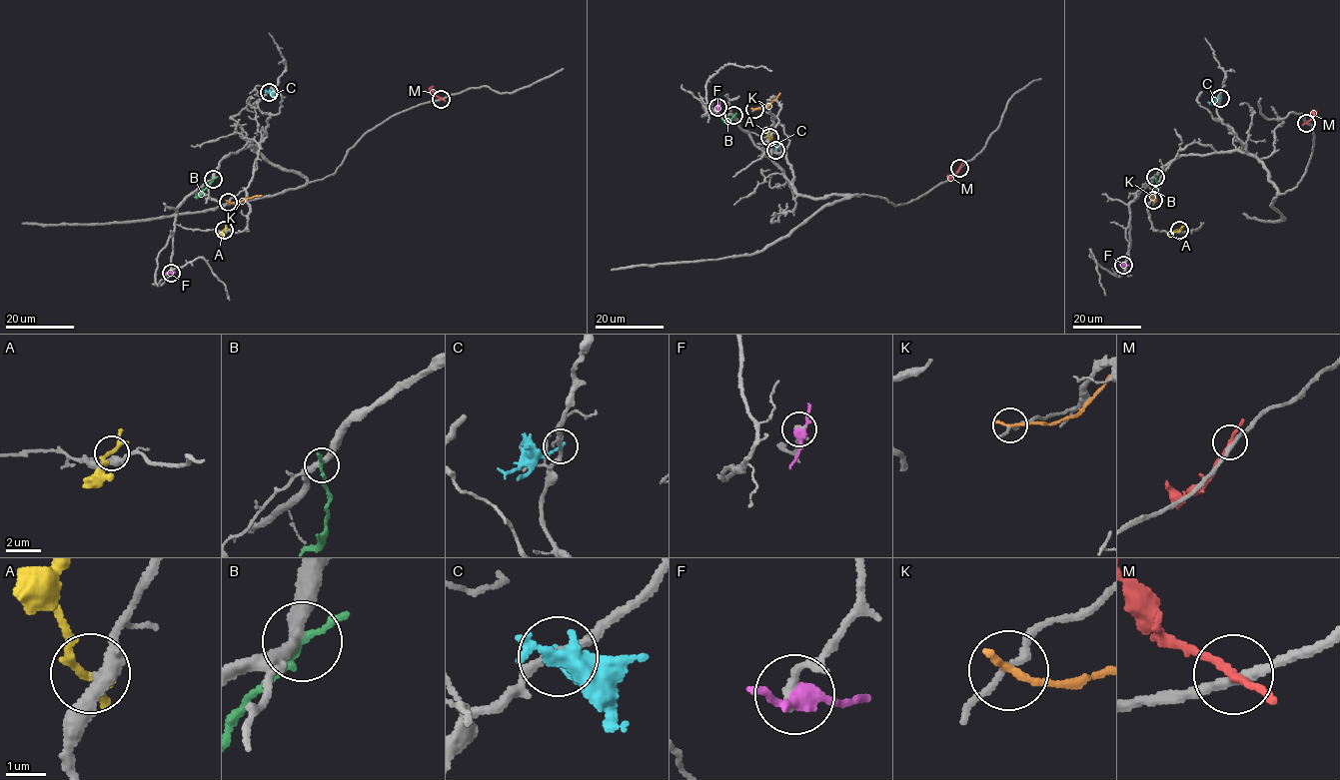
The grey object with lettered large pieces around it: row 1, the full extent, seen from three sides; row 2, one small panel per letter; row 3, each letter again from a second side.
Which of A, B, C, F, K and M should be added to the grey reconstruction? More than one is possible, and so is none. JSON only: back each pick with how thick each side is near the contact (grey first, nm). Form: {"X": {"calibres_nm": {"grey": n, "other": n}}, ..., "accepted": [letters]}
{"accepted": []}

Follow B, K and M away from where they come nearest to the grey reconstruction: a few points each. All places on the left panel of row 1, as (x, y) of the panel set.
B: (213, 179), (194, 197)
K: (229, 202), (235, 203), (262, 195)
M: (441, 99), (431, 90), (433, 86)

